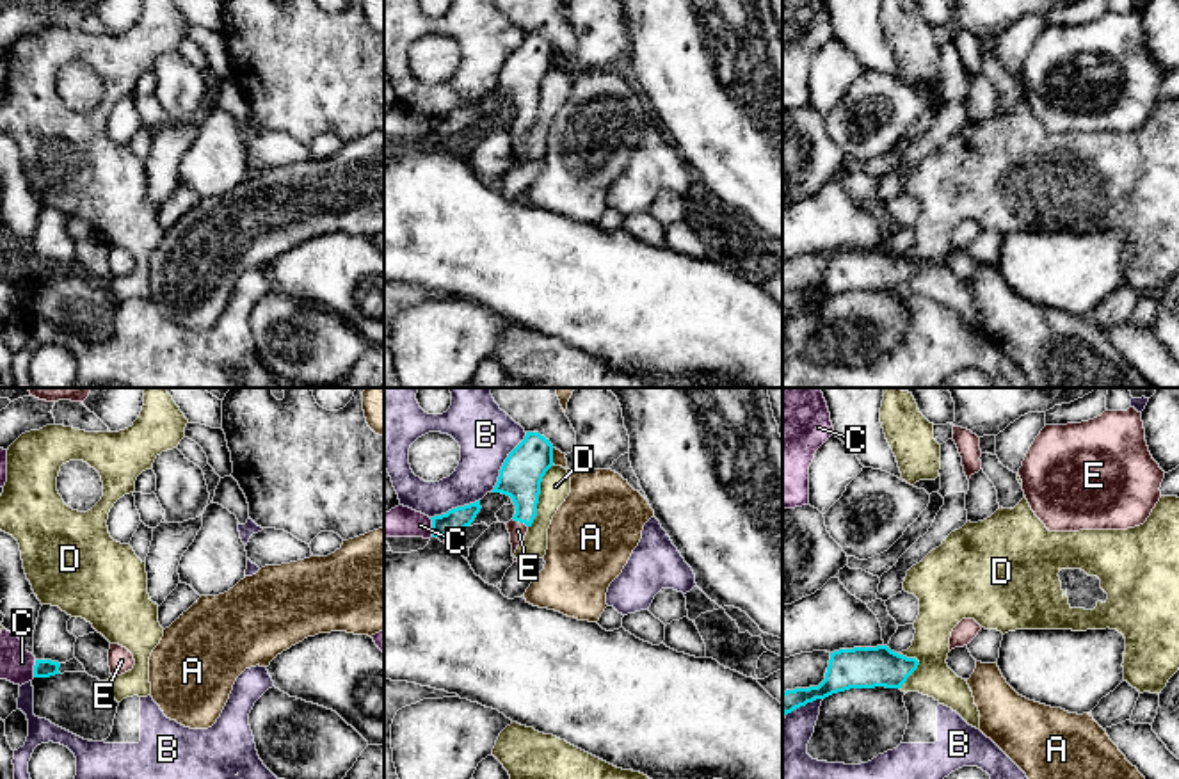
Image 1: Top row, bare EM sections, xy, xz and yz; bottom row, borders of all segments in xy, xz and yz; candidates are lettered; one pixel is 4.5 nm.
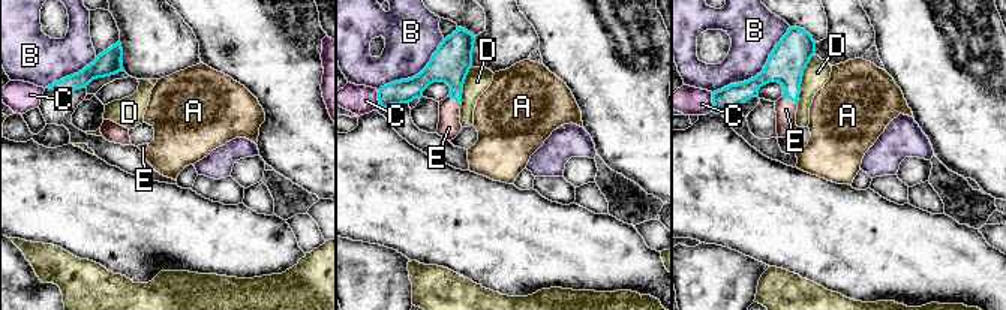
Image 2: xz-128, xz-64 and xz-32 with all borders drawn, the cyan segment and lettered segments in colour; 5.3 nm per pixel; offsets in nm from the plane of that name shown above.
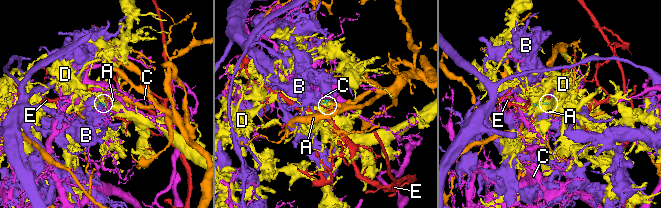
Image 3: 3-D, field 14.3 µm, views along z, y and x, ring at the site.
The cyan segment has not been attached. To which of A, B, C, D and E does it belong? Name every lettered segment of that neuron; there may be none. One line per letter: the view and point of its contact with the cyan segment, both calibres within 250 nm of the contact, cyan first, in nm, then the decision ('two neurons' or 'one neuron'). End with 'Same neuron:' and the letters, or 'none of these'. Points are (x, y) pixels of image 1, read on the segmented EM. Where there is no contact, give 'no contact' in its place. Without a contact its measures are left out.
A: xz (552, 456) | 190/200 nm | two neurons
B: xz (505, 461) | 190/260 nm | two neurons
C: xz (433, 527) | 110/140 nm | two neurons
D: xz (537, 497) | 190/140 nm | two neurons
E: xz (520, 522) | 190/80 nm | one neuron
Same neuron: E

